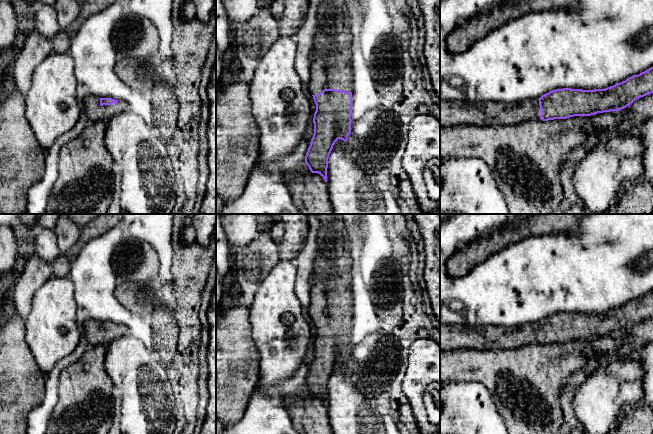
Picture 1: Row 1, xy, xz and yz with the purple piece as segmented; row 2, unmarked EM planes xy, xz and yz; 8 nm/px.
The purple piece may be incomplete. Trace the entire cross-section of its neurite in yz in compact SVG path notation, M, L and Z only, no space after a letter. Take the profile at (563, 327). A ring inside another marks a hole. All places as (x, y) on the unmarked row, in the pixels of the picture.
M653 291L633 299L625 305L605 313L581 314L563 312L552 314L540 322L518 326L440 326L440 351L453 349L491 350L519 348L525 345L566 343L574 340L591 340L597 337L618 335L636 323L653 317Z

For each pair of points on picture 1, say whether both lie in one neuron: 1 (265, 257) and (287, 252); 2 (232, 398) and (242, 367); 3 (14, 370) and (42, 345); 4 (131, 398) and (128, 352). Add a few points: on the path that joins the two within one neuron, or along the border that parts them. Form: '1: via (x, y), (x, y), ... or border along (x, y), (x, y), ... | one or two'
1: border along (277, 243), (281, 258) | two
2: via (232, 390), (232, 377), (234, 375) | one
3: border along (26, 330), (25, 342), (43, 374) | two
4: via (131, 387), (131, 366), (129, 363) | one

